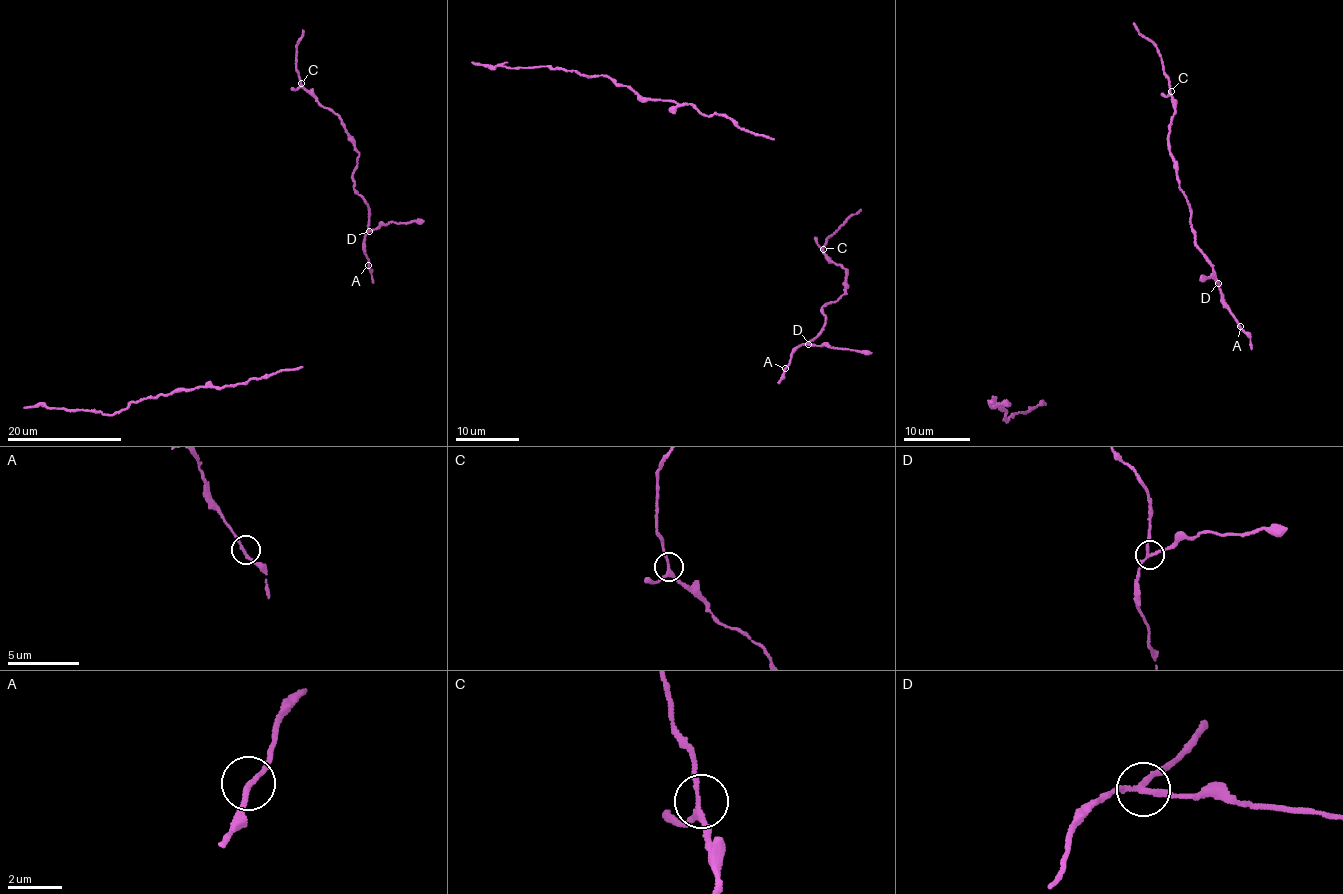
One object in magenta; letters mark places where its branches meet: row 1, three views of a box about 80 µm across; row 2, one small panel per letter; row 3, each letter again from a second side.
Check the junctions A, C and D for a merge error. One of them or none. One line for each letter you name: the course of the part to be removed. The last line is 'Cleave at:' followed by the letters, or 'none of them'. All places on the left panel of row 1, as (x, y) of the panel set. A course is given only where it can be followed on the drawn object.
Cleave at: D

